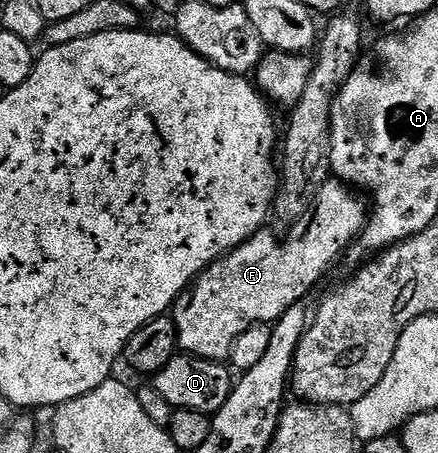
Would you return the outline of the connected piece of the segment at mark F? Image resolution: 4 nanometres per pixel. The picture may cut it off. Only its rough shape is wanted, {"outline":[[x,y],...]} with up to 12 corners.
{"outline":[[325,182],[282,242],[262,228],[173,304],[178,347],[225,362],[307,297],[365,228]]}

